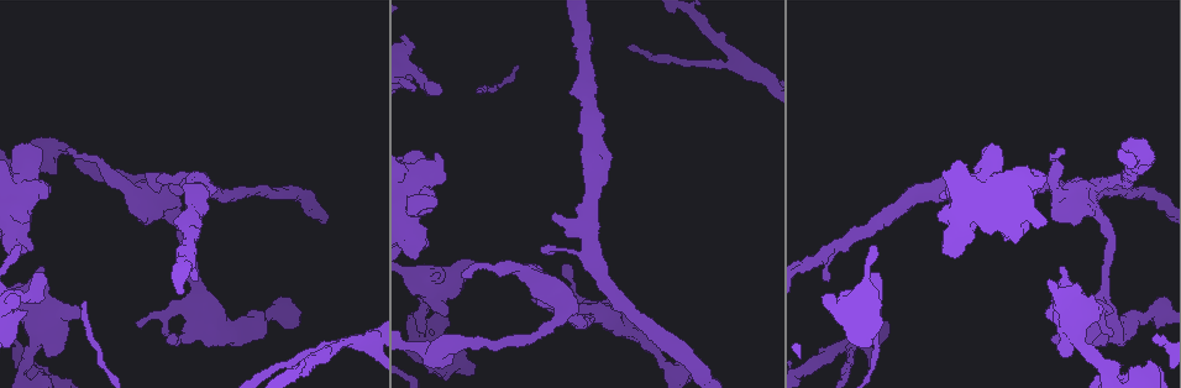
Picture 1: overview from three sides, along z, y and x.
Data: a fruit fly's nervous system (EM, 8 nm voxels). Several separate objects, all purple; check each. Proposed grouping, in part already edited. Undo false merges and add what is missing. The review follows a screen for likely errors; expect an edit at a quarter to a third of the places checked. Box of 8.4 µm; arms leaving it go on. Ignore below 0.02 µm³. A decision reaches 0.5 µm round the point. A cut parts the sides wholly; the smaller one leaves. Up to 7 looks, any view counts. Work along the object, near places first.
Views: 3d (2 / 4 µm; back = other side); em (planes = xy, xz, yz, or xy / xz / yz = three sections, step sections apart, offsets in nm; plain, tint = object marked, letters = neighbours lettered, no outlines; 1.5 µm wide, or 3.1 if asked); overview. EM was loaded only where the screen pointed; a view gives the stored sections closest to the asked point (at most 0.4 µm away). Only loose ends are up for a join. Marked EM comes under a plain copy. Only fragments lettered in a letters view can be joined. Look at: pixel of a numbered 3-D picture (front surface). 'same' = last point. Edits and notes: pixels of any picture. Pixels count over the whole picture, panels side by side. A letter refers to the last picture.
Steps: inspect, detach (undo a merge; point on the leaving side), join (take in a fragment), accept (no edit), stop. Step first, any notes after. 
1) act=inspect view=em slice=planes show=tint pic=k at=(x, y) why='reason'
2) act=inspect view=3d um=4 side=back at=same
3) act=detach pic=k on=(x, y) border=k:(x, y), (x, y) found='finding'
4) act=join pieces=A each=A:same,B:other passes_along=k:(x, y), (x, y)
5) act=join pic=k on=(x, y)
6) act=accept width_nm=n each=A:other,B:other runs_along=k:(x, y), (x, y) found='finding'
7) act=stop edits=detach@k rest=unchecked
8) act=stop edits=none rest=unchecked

act=inspect view=3d um=4 pic=1 at=(552, 214)

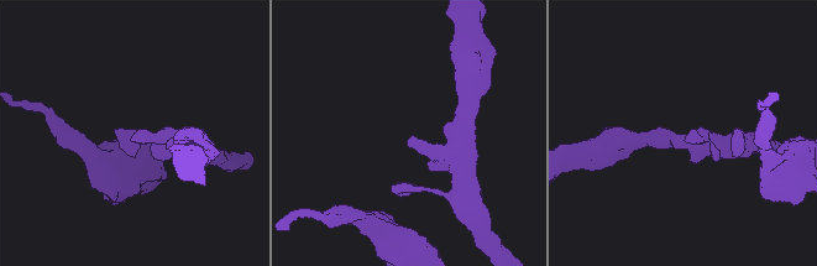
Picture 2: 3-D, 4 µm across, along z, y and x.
act=inspect view=em slice=planes show=letters pic=2 at=(407, 140) why='shape alone is not enough'

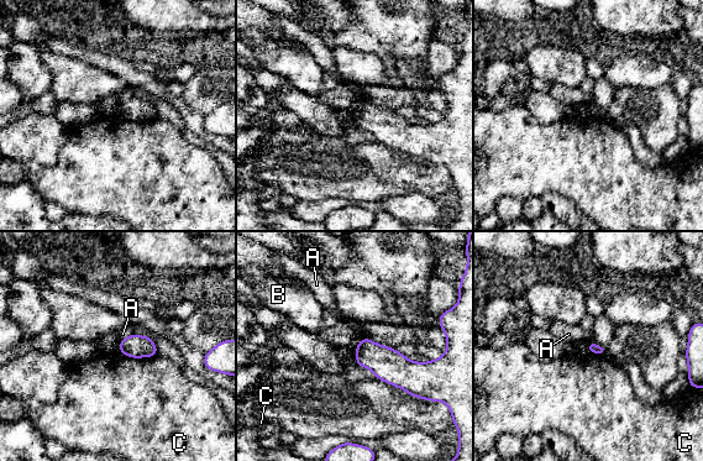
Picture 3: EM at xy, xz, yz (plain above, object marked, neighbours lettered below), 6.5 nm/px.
act=accept each=A:other,B:other,C:other border=3:(119, 350), (132, 357), (158, 354) found='none of them fits'

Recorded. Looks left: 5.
act=inspect view=em slice=planes show=tint pic=1 at=(561, 303) why='thick turns thin'

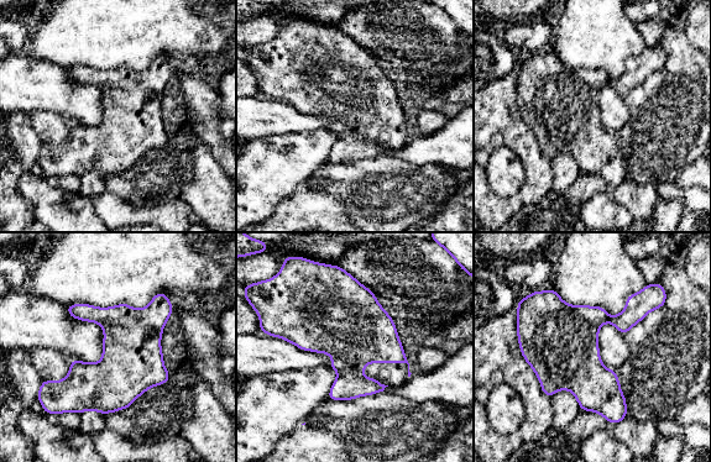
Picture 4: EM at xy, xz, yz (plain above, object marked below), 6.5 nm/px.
act=inspect view=em slice=planes show=letters at=same why='what lies round it'

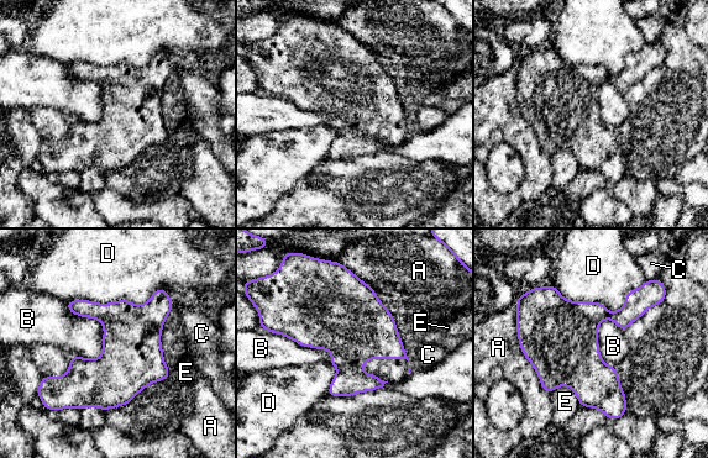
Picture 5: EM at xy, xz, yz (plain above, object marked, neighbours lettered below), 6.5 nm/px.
act=accept each=A:other,B:other,C:other,D:other,E:other border=5:(64, 303), (103, 325), (99, 358) found='all the same cell'

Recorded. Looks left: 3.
act=inspect view=em slice=planes show=tint pic=1 at=(337, 347) why='three arms meet'

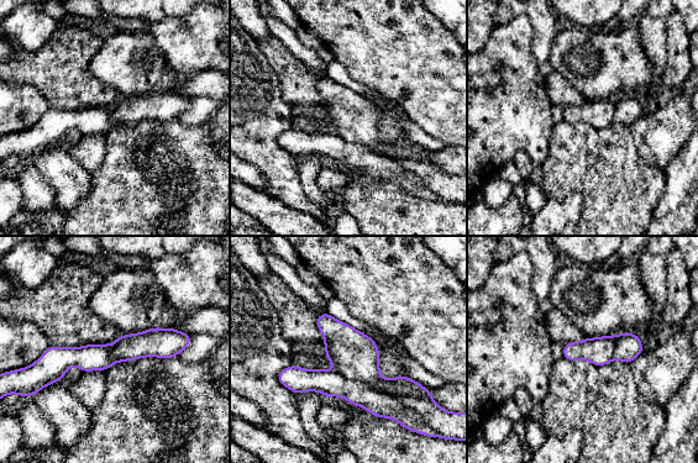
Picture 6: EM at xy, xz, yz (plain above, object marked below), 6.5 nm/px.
act=inspect view=em slice=planes show=letters at=same

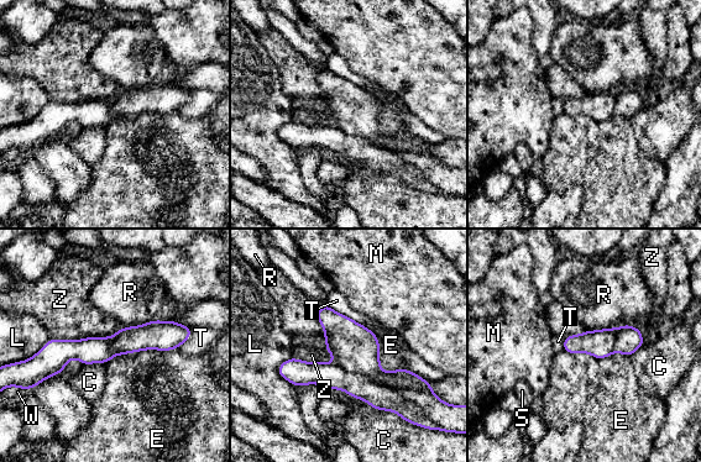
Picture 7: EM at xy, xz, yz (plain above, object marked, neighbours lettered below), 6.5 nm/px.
act=detach pic=7 on=(329, 376) each=C:other,E:other,L:other,M:other,R:other,S:other,T:other,W:other,Z:other border=7:(334, 362), (348, 372), (367, 378) found='two cells meet here'

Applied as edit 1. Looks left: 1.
act=stop edits=detach@7 rest=unchecked

